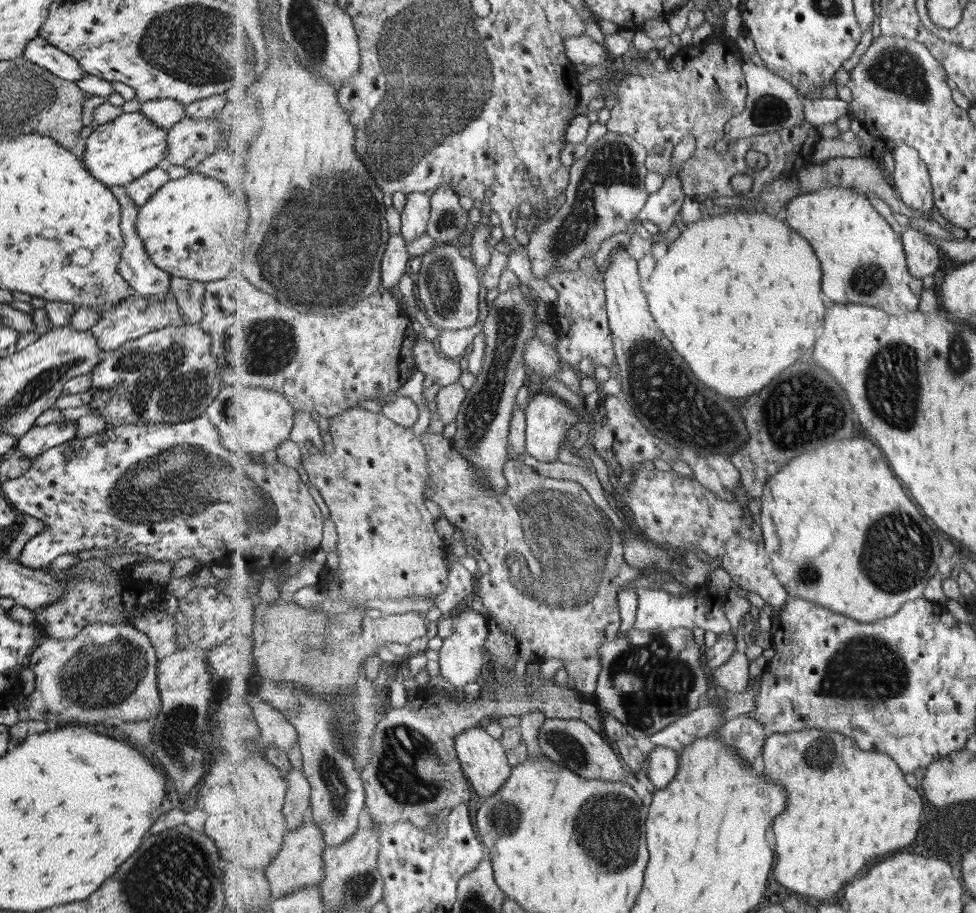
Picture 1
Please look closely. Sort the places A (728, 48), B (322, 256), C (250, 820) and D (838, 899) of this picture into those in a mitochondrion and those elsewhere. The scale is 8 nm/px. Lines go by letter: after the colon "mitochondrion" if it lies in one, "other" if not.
A: other
B: mitochondrion
C: other
D: other

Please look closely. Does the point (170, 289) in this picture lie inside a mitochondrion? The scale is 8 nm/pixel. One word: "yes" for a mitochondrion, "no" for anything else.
no

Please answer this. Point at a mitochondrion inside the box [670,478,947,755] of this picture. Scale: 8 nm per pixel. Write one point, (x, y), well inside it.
(897, 551)

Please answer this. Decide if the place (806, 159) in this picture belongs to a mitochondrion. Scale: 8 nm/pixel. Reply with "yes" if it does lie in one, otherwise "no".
no

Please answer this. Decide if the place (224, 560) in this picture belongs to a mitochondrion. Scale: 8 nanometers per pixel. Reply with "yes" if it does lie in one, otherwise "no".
no

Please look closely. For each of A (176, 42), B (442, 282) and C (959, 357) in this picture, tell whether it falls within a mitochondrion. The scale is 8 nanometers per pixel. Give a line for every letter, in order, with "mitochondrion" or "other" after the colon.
A: mitochondrion
B: mitochondrion
C: mitochondrion

